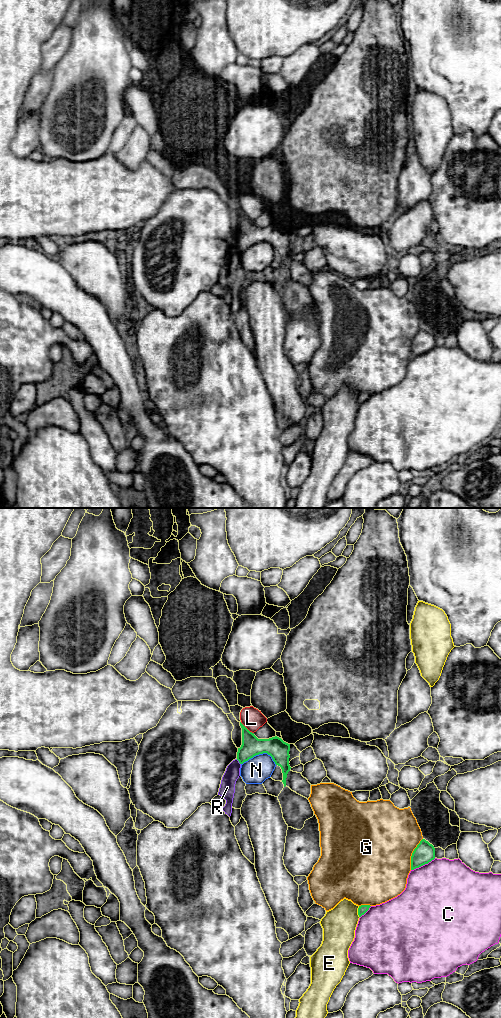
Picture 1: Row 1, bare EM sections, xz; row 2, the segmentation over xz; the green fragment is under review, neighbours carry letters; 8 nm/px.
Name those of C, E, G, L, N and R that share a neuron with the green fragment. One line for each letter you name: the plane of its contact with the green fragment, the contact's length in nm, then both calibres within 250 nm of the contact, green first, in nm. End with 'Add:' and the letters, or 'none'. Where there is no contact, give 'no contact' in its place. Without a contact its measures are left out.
Add: none

